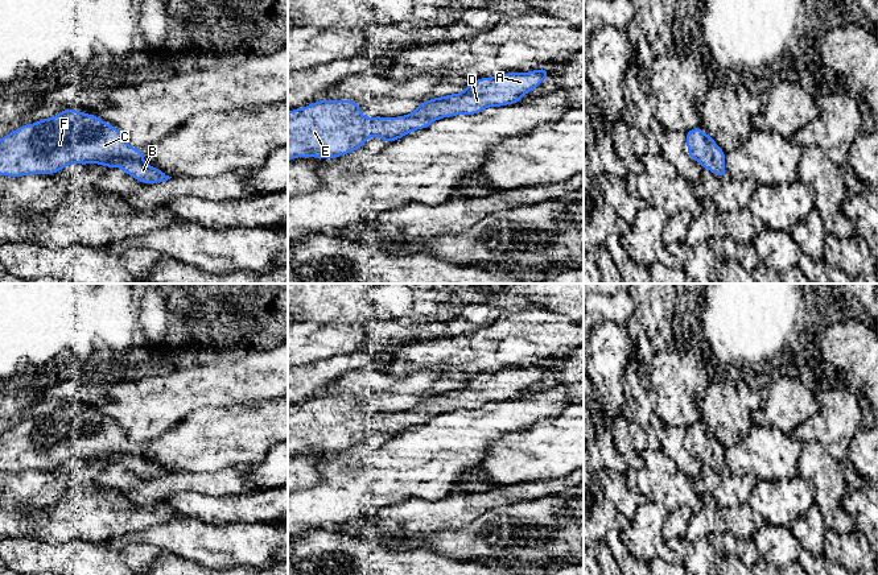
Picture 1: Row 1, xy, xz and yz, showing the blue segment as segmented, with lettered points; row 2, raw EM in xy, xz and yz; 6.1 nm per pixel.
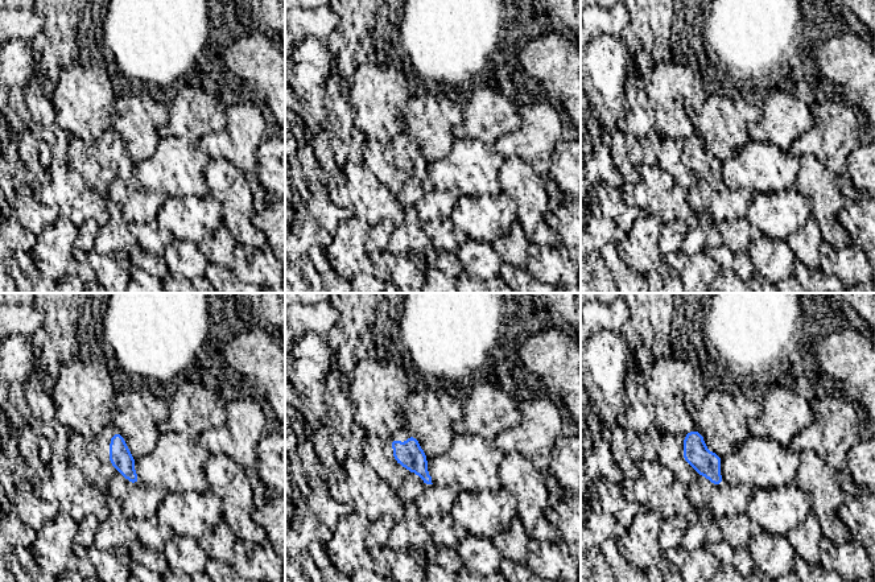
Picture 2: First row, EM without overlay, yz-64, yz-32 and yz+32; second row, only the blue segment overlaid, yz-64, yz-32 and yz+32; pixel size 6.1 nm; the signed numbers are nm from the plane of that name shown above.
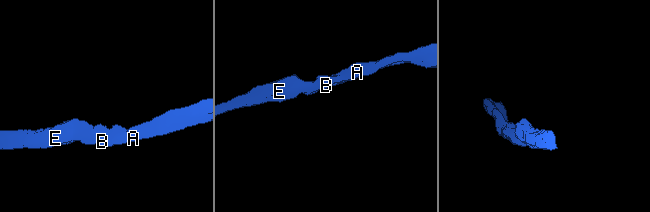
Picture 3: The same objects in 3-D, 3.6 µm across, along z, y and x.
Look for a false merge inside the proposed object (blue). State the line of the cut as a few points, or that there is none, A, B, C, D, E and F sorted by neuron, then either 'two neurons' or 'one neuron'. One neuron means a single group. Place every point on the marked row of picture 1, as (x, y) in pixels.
no cut | A B C D E F | one neuron

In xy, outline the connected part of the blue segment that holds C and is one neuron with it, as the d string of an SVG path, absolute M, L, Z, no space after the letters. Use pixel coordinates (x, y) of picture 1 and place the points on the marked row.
M66 108L50 119L24 124L0 138L0 175L54 174L71 164L99 164L107 167L121 167L143 183L166 182L172 178L148 165L143 154L144 149L132 148L118 128L100 117Z

